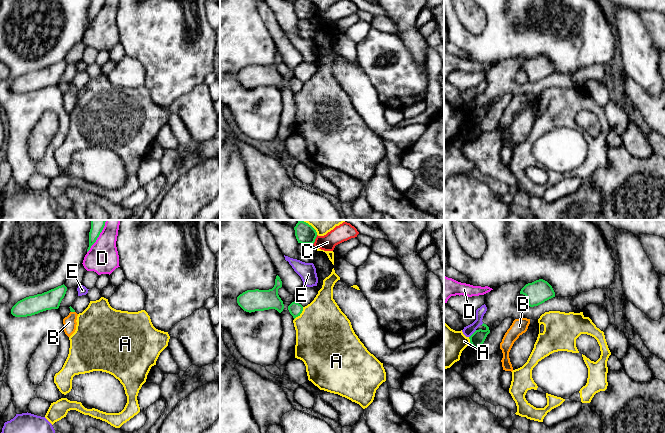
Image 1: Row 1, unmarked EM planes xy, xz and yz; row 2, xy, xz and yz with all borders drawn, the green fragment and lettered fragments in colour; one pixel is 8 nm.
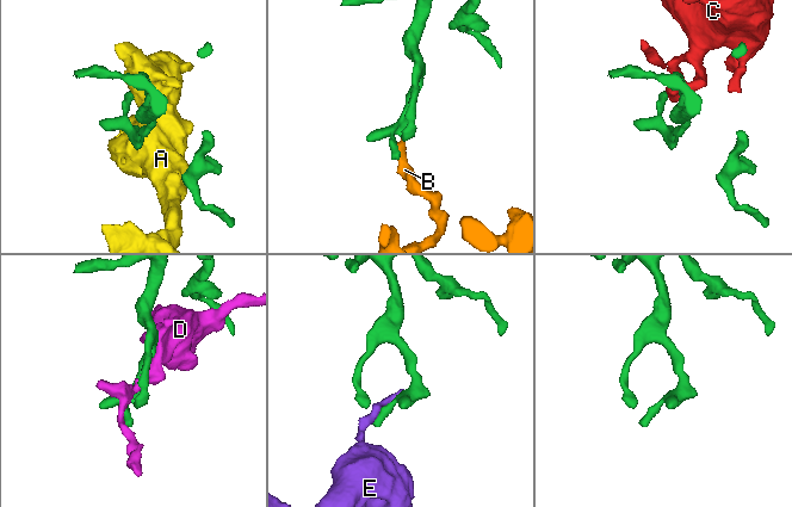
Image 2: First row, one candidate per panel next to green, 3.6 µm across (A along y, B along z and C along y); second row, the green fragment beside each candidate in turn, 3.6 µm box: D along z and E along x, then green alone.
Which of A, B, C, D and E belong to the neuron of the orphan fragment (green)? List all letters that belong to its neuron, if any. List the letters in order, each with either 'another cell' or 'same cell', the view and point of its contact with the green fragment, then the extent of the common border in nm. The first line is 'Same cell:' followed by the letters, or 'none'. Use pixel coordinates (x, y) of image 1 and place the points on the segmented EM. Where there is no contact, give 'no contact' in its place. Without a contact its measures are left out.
Same cell: B
A: another cell; contact xz (300, 313); length 130 nm
B: same cell; contact xy (73, 311); length 30 nm
C: another cell; contact xz (314, 240); length 90 nm
D: another cell; contact xy (98, 236); length 300 nm
E: another cell; contact yz (472, 334); length 90 nm

